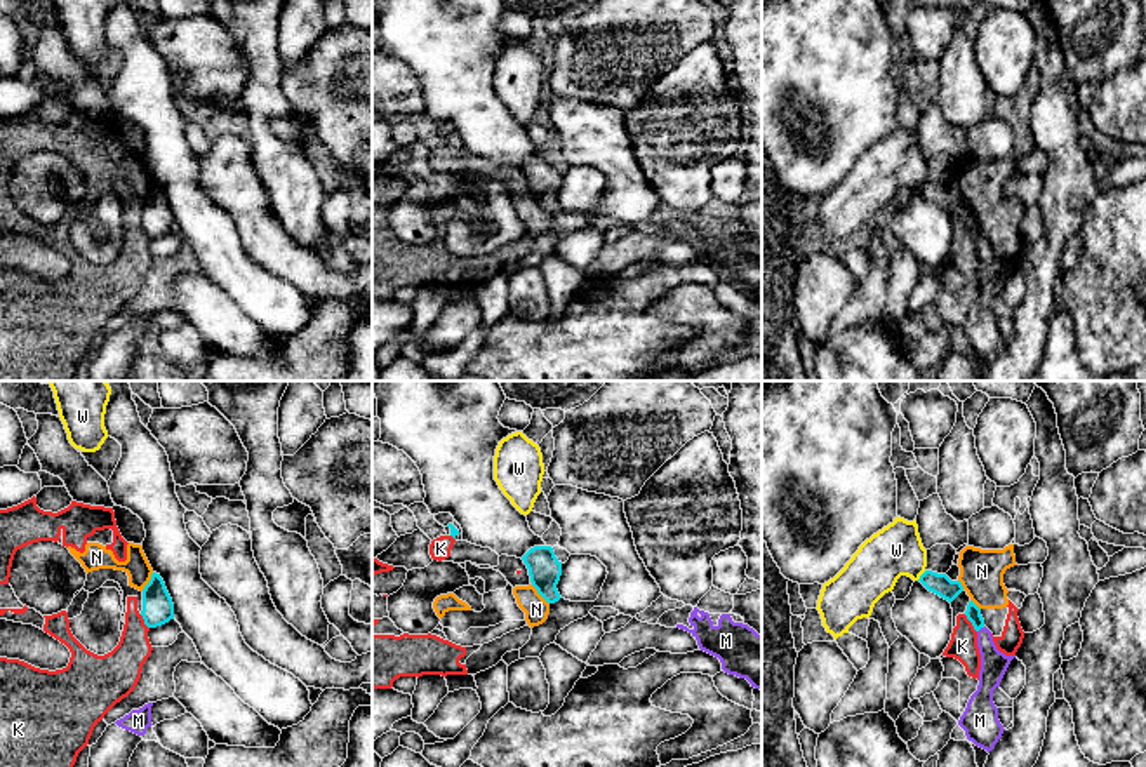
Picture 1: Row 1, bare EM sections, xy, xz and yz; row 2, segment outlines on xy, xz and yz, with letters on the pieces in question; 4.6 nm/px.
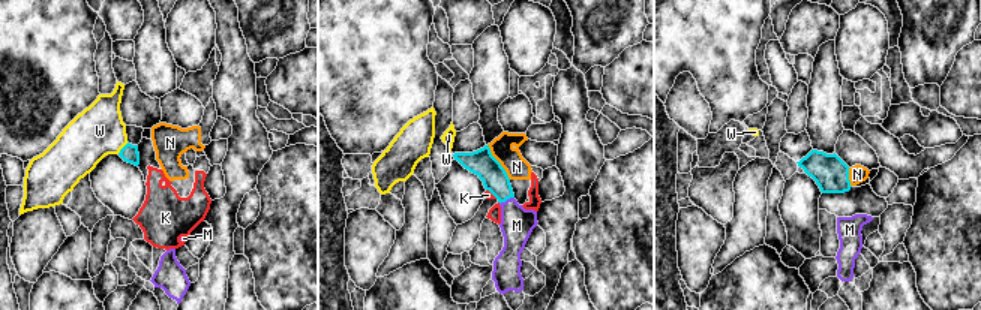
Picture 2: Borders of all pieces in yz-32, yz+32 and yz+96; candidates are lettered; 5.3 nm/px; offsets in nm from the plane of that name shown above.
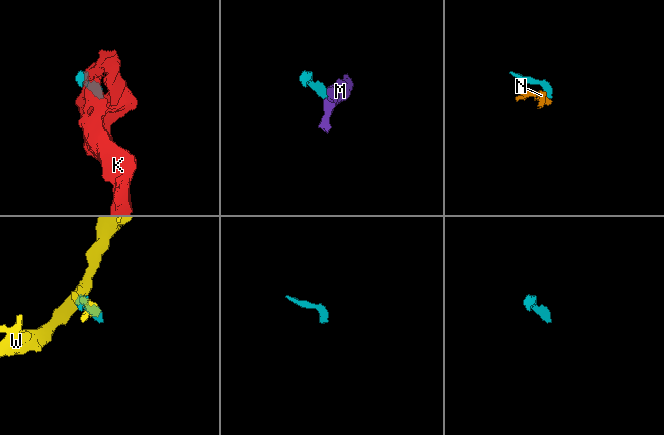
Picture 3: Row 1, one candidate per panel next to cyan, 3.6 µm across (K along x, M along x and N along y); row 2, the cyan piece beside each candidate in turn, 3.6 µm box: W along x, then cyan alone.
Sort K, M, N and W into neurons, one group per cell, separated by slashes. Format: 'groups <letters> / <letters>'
groups K N / M / W

